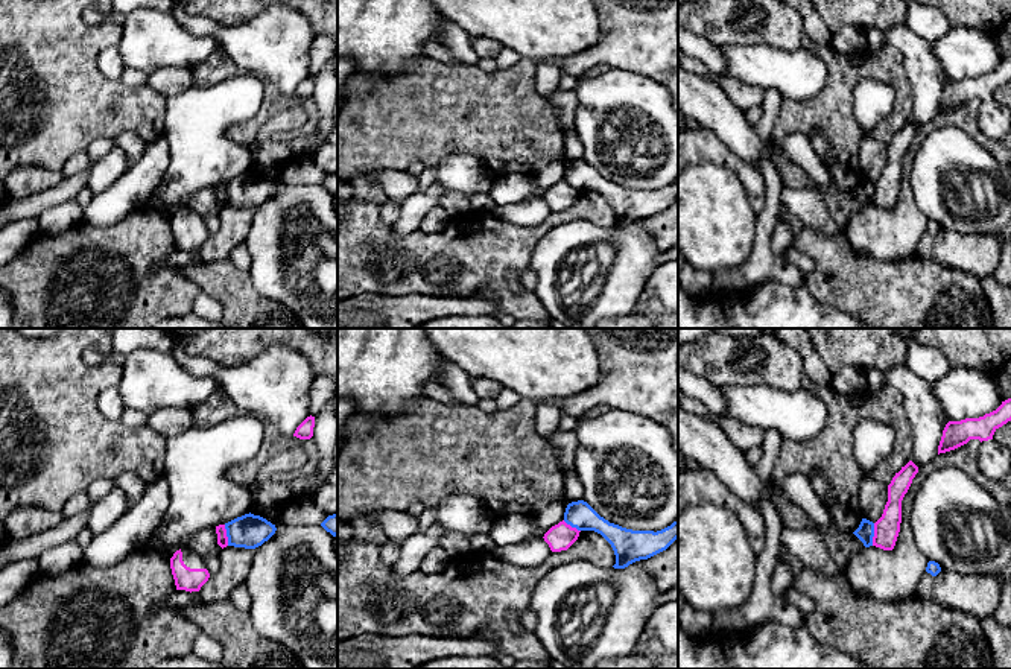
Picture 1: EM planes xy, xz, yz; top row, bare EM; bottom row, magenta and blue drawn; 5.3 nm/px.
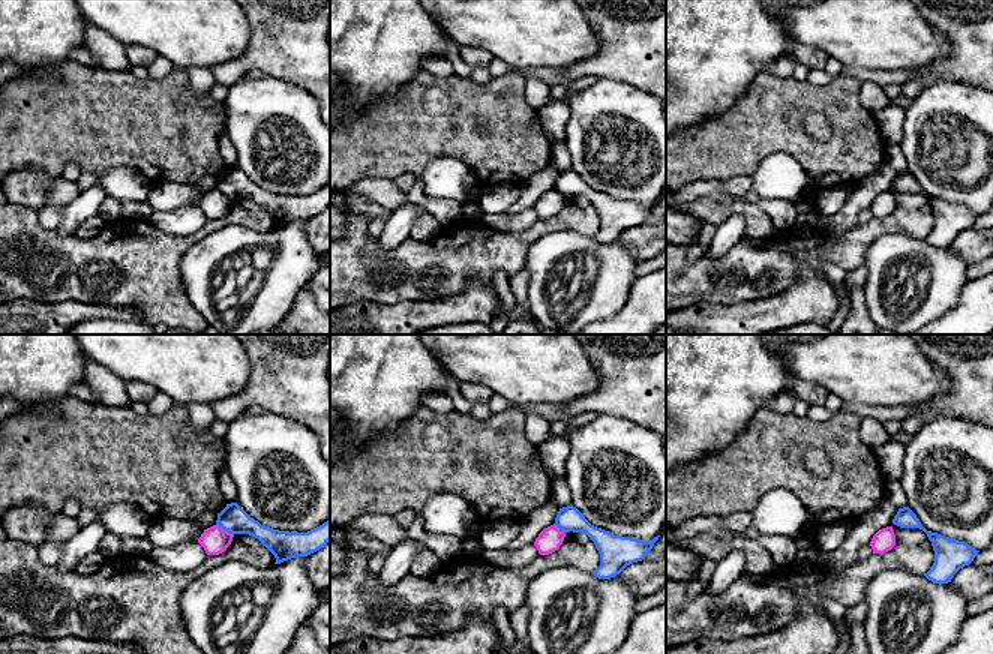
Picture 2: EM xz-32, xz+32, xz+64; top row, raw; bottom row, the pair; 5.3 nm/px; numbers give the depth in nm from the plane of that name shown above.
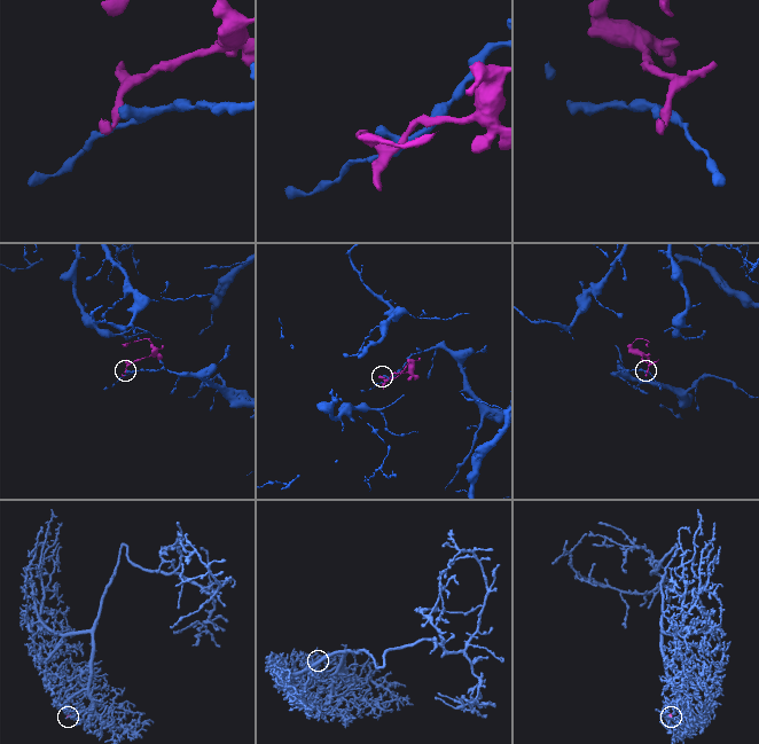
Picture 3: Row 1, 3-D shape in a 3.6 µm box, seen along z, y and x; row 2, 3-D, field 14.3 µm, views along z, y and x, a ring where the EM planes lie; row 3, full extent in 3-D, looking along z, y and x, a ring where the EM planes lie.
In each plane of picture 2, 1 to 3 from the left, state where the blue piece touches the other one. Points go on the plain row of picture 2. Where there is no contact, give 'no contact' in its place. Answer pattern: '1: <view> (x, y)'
1: xz-32 (224, 194)
2: xz+32 (558, 192)
3: no contact

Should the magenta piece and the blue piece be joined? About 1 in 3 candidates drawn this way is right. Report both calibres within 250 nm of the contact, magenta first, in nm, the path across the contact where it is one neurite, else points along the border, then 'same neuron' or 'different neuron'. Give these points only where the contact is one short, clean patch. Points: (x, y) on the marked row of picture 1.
calibres 140 and 90 nm; border yz (874, 523), (871, 545); different neuron

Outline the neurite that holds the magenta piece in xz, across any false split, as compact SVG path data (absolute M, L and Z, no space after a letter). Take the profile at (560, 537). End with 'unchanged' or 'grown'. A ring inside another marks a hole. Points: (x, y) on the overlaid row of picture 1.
M563 520L558 525L552 526L543 538L552 552L561 552L567 550L578 540L579 532L581 531L572 528Z | unchanged

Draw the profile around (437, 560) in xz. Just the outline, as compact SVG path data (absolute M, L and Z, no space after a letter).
M442 547L432 549L421 561L421 570L424 573L438 573L447 567L450 556Z

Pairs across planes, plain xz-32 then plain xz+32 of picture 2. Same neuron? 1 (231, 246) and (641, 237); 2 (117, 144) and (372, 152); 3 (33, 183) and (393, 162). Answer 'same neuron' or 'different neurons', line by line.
1: different neurons
2: same neuron
3: different neurons

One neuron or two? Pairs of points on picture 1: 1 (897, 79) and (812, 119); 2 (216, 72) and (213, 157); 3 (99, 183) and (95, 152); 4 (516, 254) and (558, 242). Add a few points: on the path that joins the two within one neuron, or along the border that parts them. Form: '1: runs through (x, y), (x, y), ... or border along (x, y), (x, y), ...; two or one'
1: runs through (876, 70), (859, 70), (833, 98); one
2: border along (242, 72), (209, 87), (193, 85); two
3: border along (116, 146), (104, 154), (91, 168); two
4: border along (558, 225), (552, 227), (534, 245), (528, 266); two

